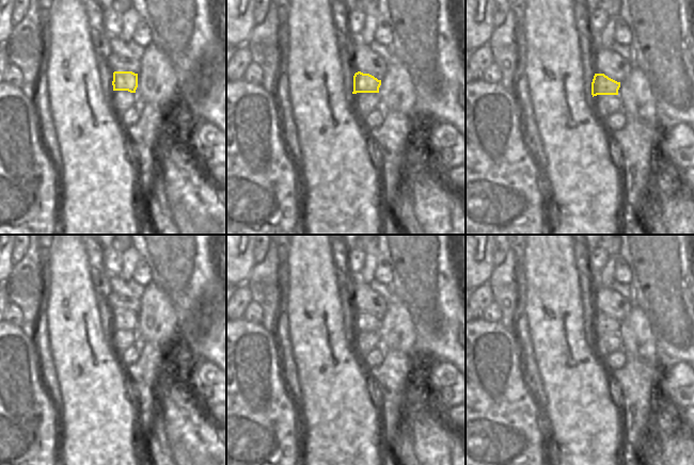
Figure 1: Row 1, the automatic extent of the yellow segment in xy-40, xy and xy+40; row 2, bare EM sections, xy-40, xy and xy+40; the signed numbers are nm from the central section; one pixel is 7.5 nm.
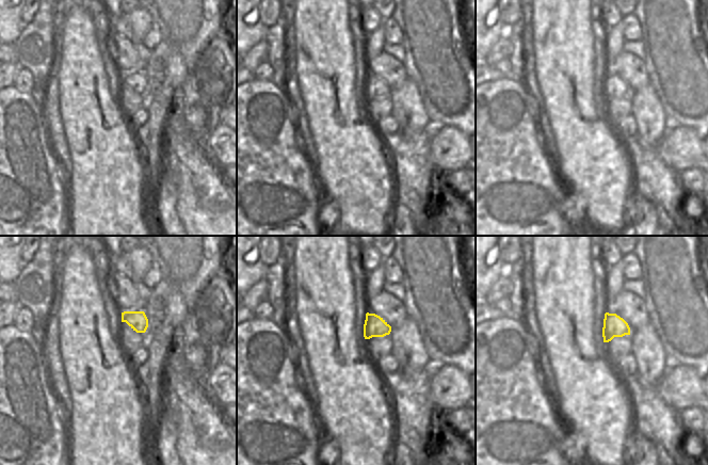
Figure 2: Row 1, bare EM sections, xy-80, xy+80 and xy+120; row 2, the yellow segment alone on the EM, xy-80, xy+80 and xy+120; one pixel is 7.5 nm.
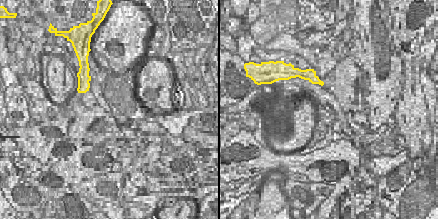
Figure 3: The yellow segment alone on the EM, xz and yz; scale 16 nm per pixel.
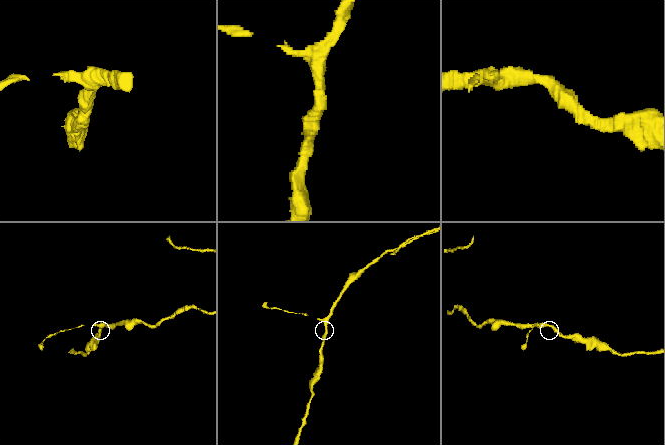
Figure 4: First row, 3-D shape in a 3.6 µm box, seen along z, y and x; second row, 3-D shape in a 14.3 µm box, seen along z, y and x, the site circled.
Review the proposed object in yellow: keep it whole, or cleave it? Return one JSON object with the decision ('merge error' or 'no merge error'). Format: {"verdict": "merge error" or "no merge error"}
{"verdict": "no merge error"}

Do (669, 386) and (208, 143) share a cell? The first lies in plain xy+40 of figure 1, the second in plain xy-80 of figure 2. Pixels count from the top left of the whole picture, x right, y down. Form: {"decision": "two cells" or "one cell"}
{"decision": "one cell"}

